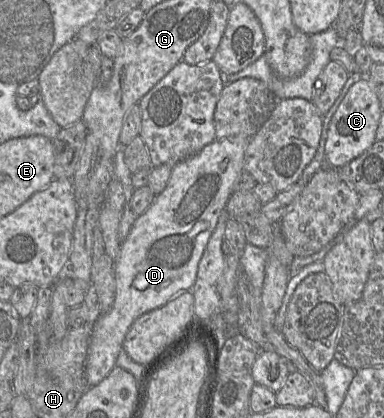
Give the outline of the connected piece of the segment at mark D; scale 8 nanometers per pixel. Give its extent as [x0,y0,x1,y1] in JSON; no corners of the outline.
[86,137,250,386]

